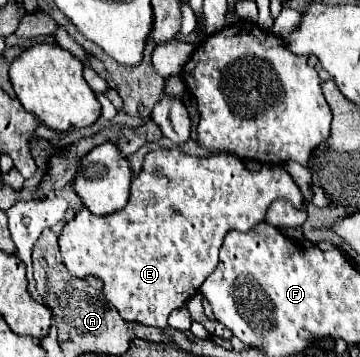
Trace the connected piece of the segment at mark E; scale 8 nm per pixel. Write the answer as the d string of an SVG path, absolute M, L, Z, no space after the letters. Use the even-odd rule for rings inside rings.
M157 148L145 156L141 172L133 178L133 194L121 212L93 216L83 208L73 220L65 222L63 232L59 234L61 260L75 278L101 278L105 298L125 320L165 328L171 310L185 306L217 266L217 252L225 234L231 230L249 232L257 222L265 220L269 204L277 198L287 198L297 208L303 204L301 190L281 164L263 164L259 172L249 172L241 158L227 152L199 158L181 152L179 148ZM155 166L161 168L161 176L153 174Z

